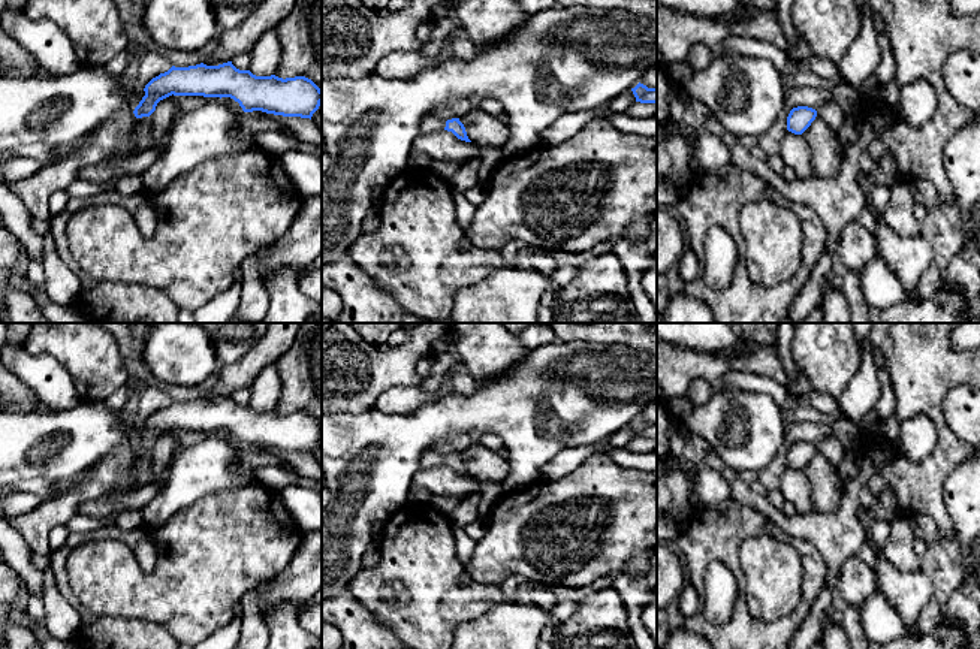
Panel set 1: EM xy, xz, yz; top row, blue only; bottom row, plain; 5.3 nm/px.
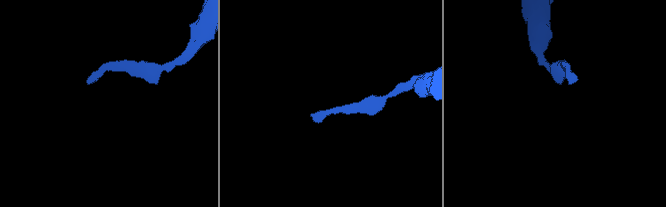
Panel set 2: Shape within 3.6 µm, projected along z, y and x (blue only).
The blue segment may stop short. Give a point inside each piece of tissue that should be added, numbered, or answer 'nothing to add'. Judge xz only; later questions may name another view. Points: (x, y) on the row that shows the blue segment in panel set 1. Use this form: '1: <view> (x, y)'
1: xz (431, 123)

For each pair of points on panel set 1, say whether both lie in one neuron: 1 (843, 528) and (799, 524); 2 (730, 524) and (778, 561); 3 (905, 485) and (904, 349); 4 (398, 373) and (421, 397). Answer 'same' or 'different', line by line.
1: same
2: different
3: same
4: different

